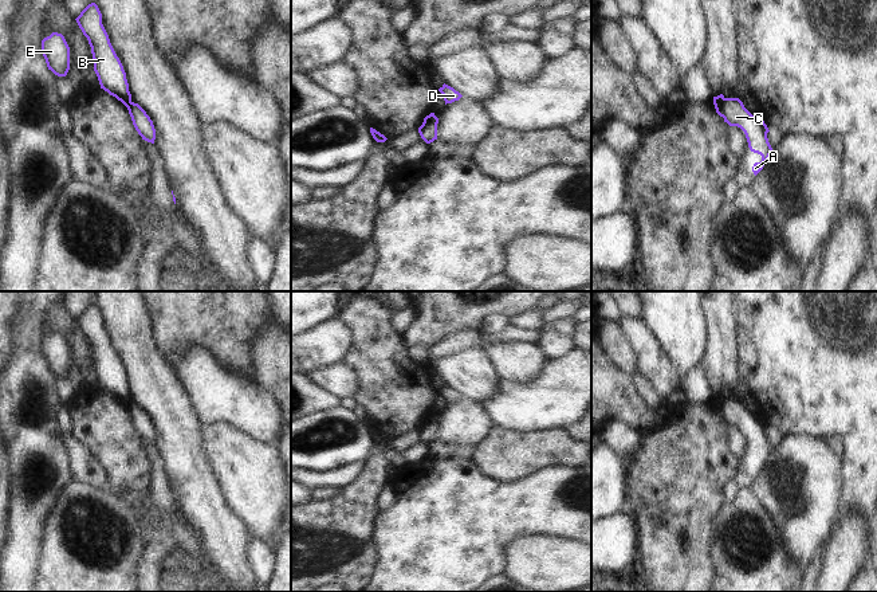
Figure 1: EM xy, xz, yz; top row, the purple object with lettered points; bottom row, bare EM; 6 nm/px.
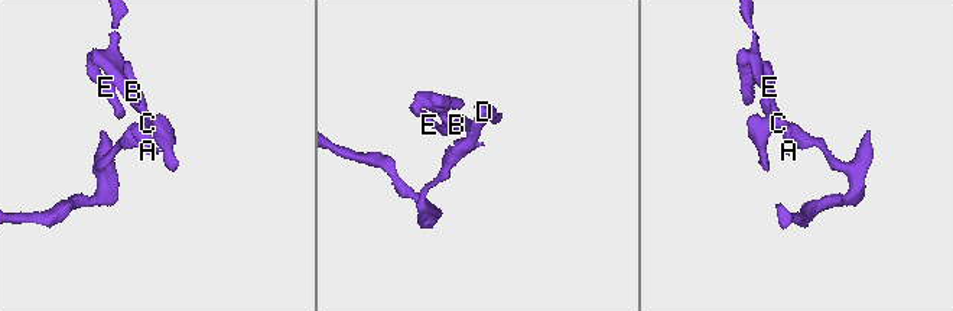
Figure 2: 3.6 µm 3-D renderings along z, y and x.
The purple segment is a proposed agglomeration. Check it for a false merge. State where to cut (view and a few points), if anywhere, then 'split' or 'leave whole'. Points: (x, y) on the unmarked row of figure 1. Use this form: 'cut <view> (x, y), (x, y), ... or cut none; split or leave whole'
cut xy (130, 402), (126, 407); split

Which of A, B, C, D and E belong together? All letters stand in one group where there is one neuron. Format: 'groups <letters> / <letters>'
groups A C D / B E

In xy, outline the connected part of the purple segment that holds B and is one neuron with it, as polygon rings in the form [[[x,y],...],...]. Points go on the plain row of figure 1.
[[[95,303],[89,305],[75,321],[91,348],[94,372],[101,389],[127,407],[131,403],[131,395],[126,373],[102,325],[98,306]]]

